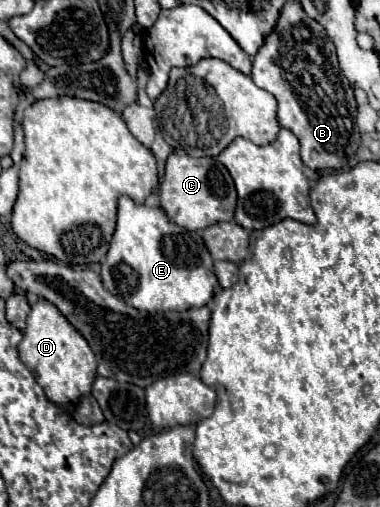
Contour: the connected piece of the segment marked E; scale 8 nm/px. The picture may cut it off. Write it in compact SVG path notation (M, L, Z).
M121 196L119 206L117 206L117 228L113 232L107 258L101 264L101 282L113 296L121 298L125 304L137 310L183 312L183 310L205 306L213 296L217 278L213 274L213 258L203 238L197 232L179 228L177 224L169 222L161 208L147 208L143 204L137 206L133 204L131 198Z

